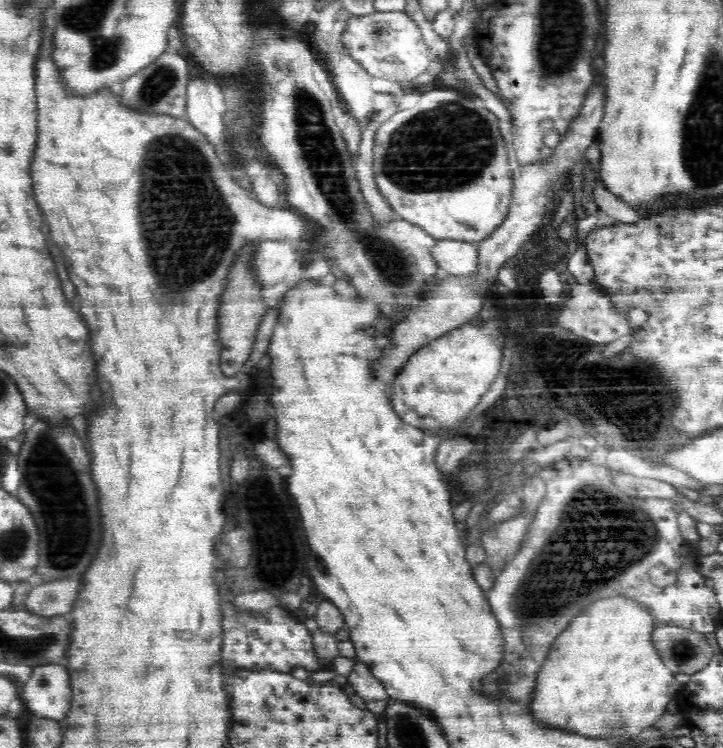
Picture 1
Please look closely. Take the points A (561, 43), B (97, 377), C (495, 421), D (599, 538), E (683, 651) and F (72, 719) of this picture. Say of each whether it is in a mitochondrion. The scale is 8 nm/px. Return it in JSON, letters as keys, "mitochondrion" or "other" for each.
{"A":"mitochondrion","B":"other","C":"other","D":"mitochondrion","E":"mitochondrion","F":"other"}

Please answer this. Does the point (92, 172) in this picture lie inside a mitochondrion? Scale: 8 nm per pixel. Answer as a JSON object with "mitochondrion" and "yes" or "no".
{"mitochondrion":"no"}

